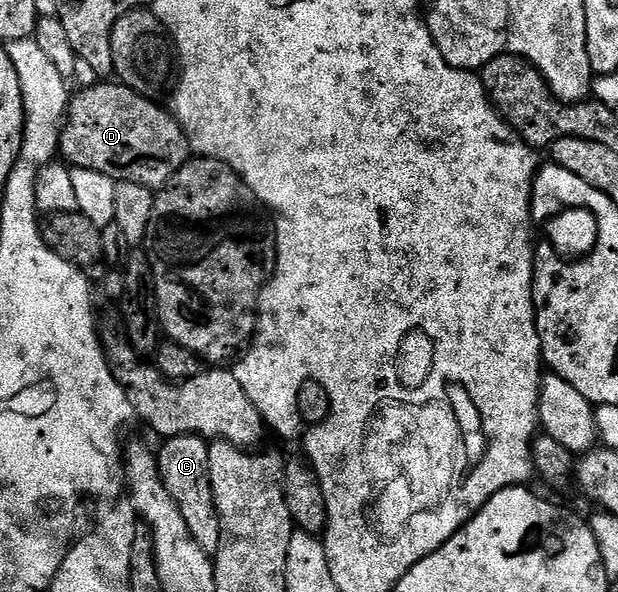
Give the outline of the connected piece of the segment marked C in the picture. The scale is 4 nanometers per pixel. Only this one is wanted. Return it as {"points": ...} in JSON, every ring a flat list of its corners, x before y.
{"points":[[183,434,177,438,169,438,163,443,164,447,159,447,158,457,160,460,160,475,162,480,166,484,166,492,170,492,170,496,174,496,174,504,178,504,178,512,182,512,183,518,186,519,186,528,190,528,190,536,194,536,194,540,198,540,198,544,202,544,202,548,209,556,215,555,218,548,218,540,220,539,220,517,216,511,216,505,214,504,214,492,212,491,212,485,210,484,210,452,208,451,209,443,205,439,201,438,198,434]]}

